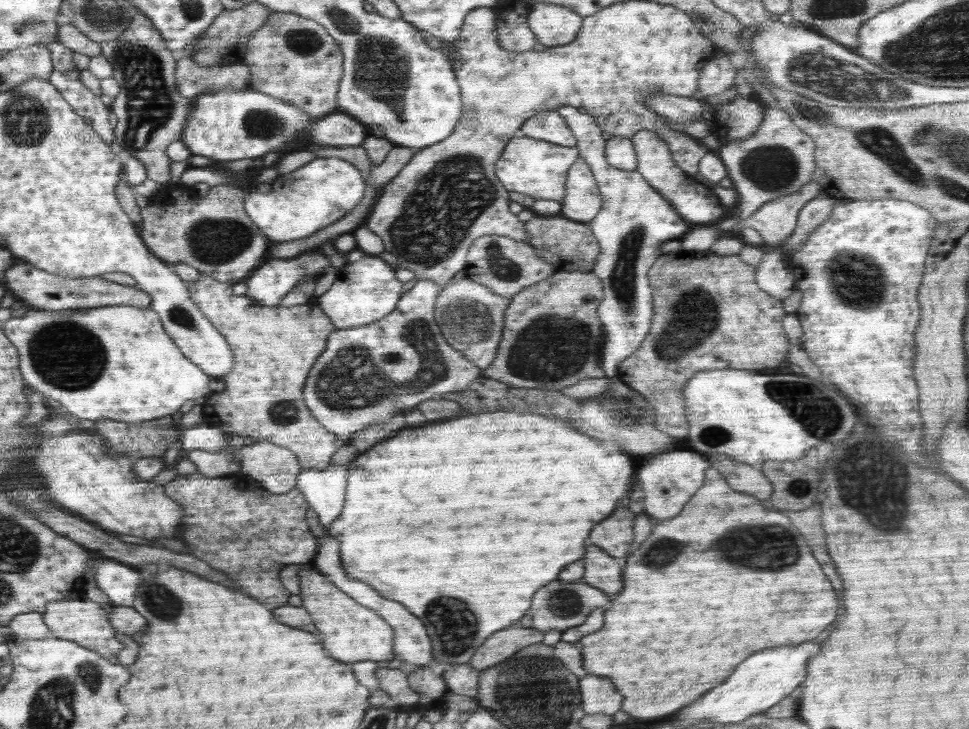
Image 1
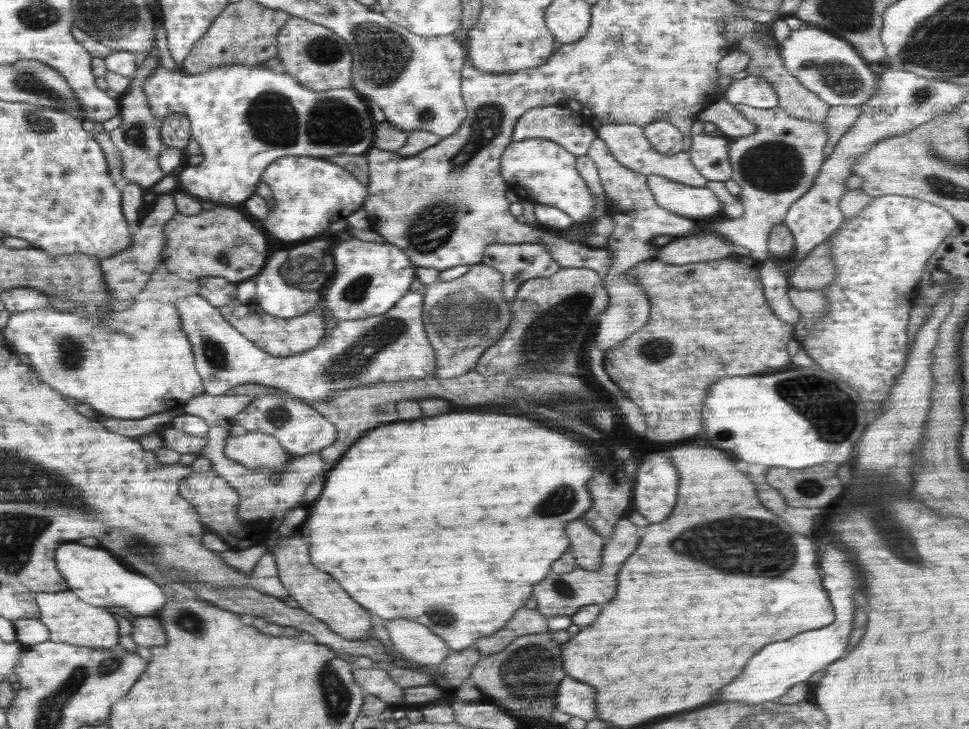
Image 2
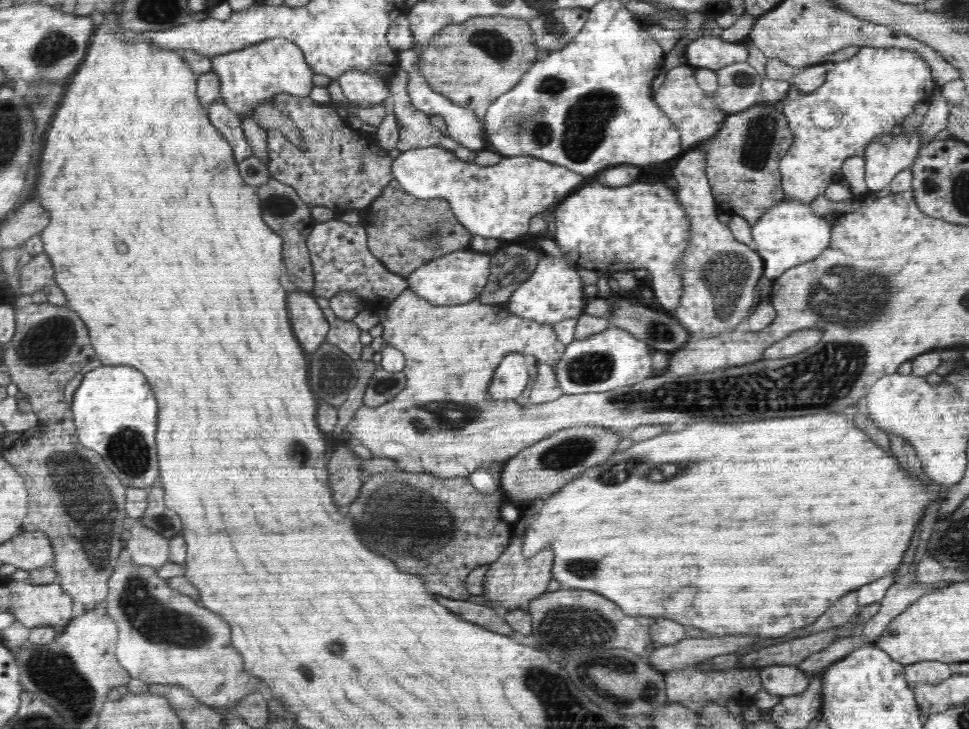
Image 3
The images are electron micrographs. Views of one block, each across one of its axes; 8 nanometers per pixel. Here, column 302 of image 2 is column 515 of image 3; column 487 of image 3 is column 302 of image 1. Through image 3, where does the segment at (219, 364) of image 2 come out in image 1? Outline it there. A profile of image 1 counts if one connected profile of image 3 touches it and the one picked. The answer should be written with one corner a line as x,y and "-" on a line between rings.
416,280
412,289
402,294
397,302
396,308
394,308
388,316
384,316
384,318
380,319
378,322
372,322
372,324
336,329
330,334
331,336
329,337
326,350
316,358
314,366
312,366
312,369
308,372
306,384
304,384
304,388
302,388
302,398
304,399
306,406
310,409
310,412
312,412
312,416
314,416
328,432
332,432
336,434
340,440
346,441
351,438
354,432
364,430
364,428
368,428
370,424
384,424
384,422
391,420
398,412
405,414
406,410
414,410
420,402
432,399
442,399
444,394
460,392
460,390
468,388
478,376
483,376
482,369
479,369
478,366
474,365
464,353
454,349
454,347
446,343
446,340
440,332
440,327
436,324
436,319
434,319
435,300
442,290
444,290
444,287
446,287
446,285
440,286
440,284
436,284
434,280

